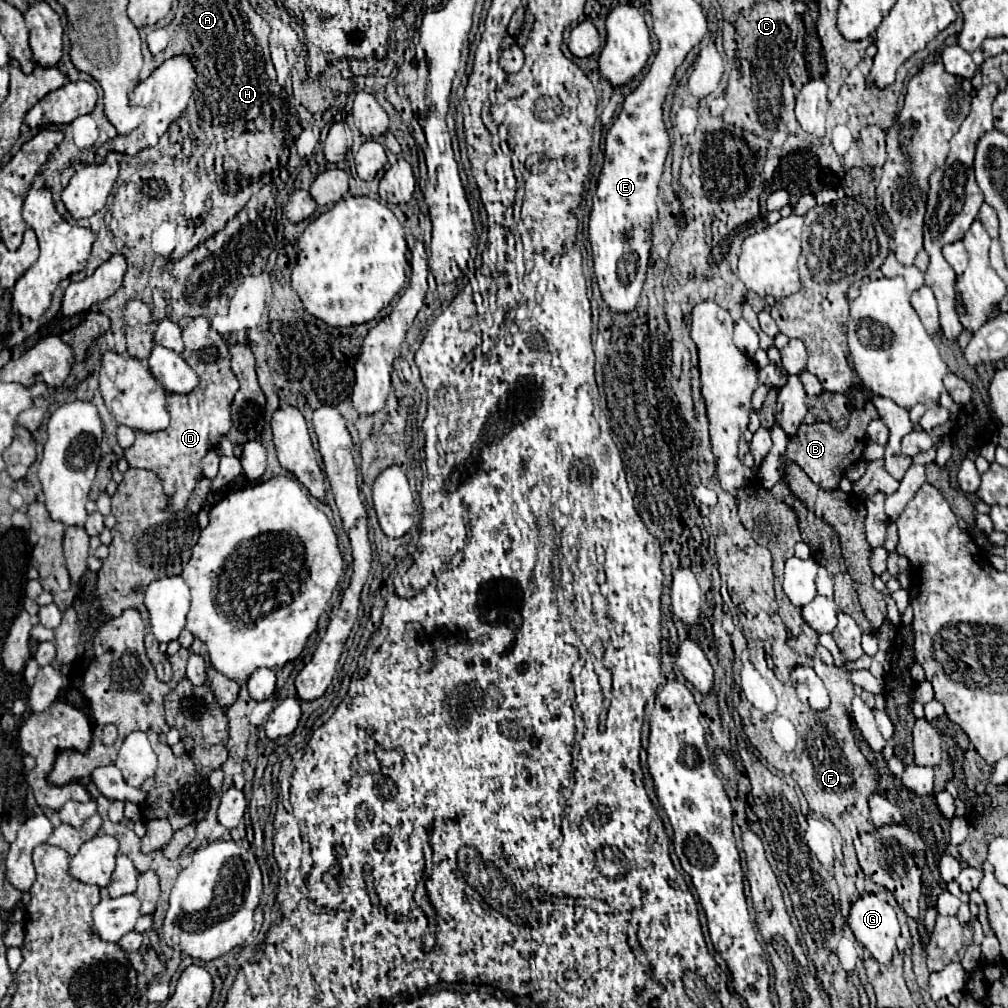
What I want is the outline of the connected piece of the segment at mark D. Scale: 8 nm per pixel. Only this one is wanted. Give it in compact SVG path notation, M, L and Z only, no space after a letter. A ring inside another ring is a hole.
M206 317L192 319L182 329L184 339L184 361L196 369L200 377L200 385L186 395L168 395L166 409L170 413L168 429L160 433L140 433L136 431L136 441L132 447L124 449L124 457L130 467L142 467L154 471L164 487L168 497L168 509L180 511L184 509L188 497L196 489L198 481L204 477L200 469L200 461L208 451L212 451L220 437L226 435L232 427L230 421L230 405L240 389L238 379L230 369L230 353L226 341L214 331Z

